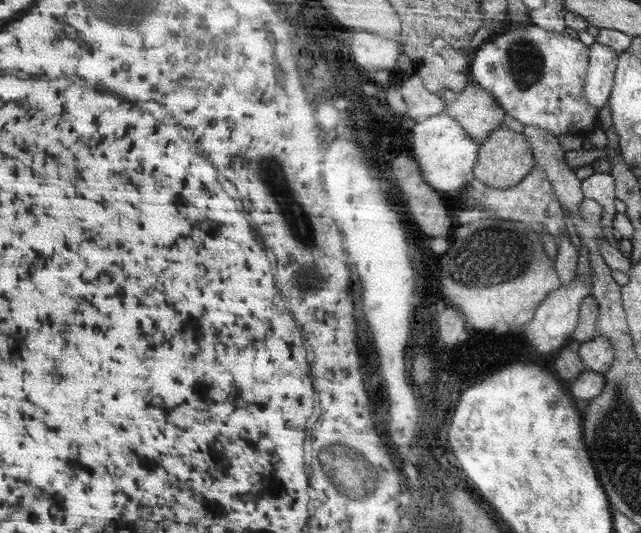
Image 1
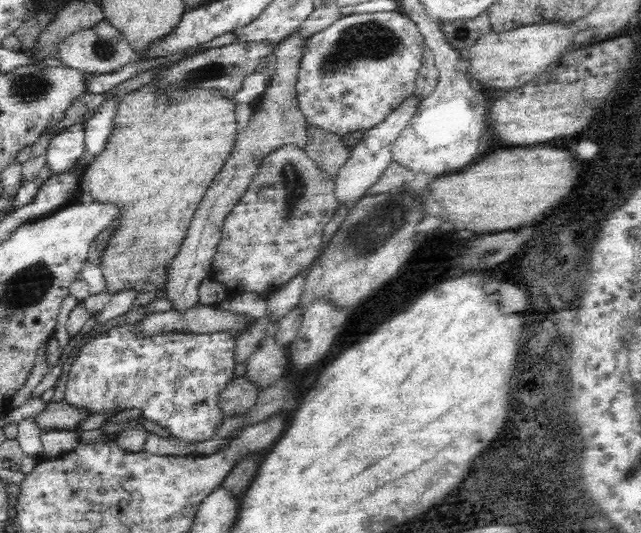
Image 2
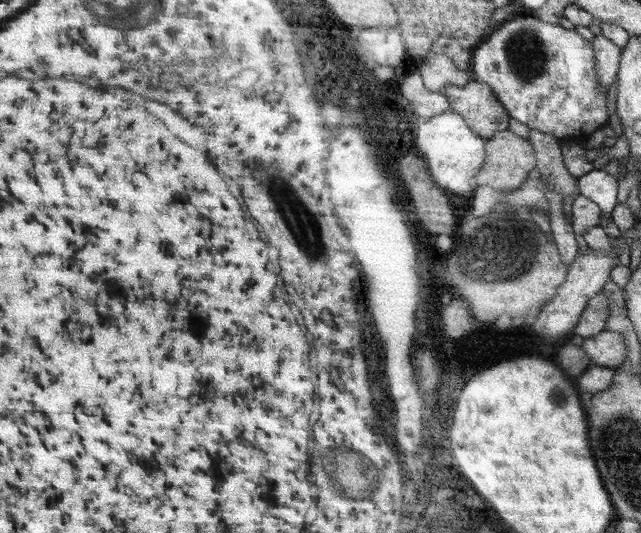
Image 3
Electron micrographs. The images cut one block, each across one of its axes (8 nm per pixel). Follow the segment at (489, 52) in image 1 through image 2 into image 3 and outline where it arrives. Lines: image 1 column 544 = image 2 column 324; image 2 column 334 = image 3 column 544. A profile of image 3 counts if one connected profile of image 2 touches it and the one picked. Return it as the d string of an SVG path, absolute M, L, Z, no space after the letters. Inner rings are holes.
M519 13L501 22L492 34L472 49L470 63L476 80L488 84L511 118L530 129L564 140L577 138L580 134L591 136L608 123L607 92L600 88L595 45L575 30L540 20L532 13Z

